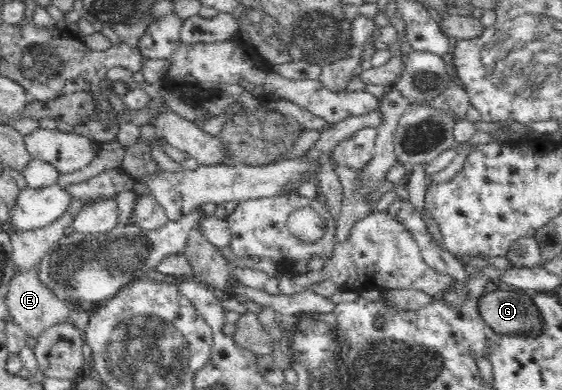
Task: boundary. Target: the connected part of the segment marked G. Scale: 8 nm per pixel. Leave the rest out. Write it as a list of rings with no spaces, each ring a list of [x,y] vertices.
[[[521,290],[488,292],[478,302],[482,319],[501,335],[542,335],[545,319],[531,293]]]

